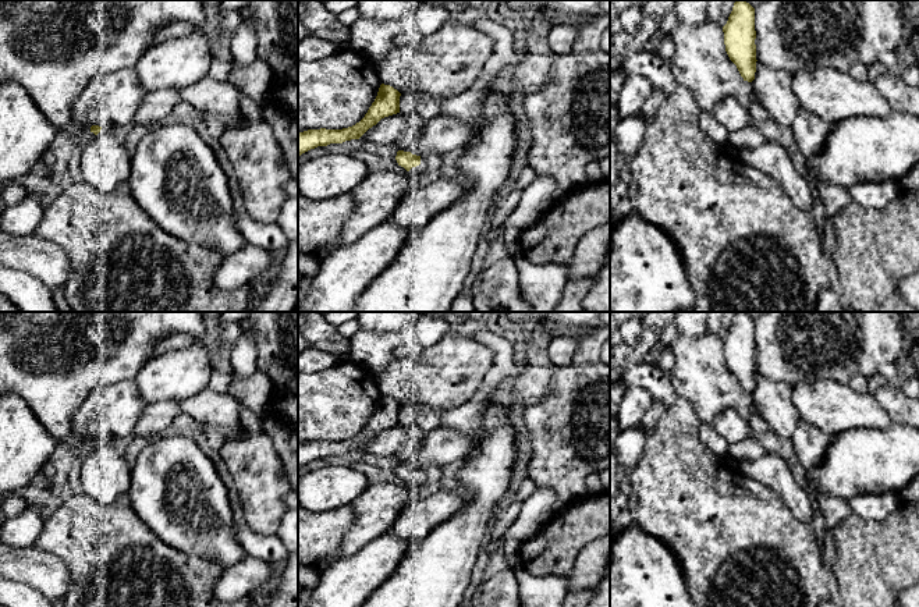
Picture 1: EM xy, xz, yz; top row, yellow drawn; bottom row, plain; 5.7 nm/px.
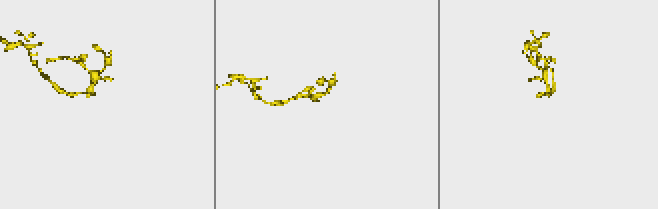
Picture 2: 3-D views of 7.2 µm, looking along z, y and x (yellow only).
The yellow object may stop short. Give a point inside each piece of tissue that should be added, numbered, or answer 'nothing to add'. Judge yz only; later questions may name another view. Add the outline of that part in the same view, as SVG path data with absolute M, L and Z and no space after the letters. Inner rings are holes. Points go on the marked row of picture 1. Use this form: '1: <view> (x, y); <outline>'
nothing to add

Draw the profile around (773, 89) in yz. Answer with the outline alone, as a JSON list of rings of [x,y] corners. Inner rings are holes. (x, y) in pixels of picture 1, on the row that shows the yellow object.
[[[756,61],[751,85],[755,100],[767,111],[769,118],[783,127],[794,124],[801,102],[792,88],[792,75]]]

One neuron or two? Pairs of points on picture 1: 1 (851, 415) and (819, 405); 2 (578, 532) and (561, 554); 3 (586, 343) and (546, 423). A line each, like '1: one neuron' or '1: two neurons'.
1: one neuron
2: one neuron
3: one neuron

